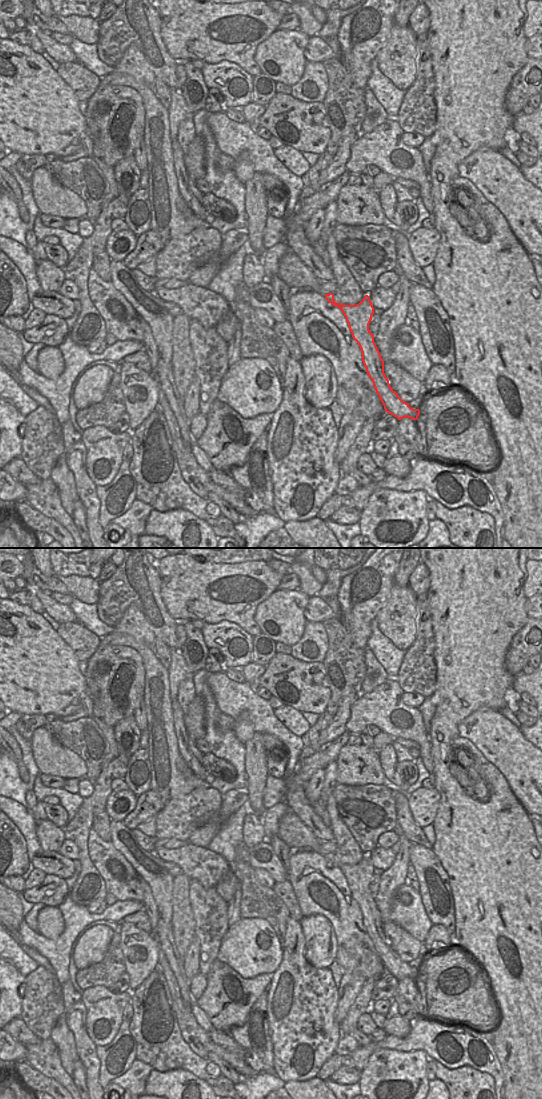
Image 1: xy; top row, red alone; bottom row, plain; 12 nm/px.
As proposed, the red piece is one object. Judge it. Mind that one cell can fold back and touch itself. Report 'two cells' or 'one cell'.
one cell

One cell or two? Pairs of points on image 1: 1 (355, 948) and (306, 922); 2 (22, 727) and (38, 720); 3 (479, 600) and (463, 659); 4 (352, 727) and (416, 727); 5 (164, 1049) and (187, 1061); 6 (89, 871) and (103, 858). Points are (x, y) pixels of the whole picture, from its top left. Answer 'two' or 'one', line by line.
1: two
2: one
3: one
4: one
5: one
6: two

